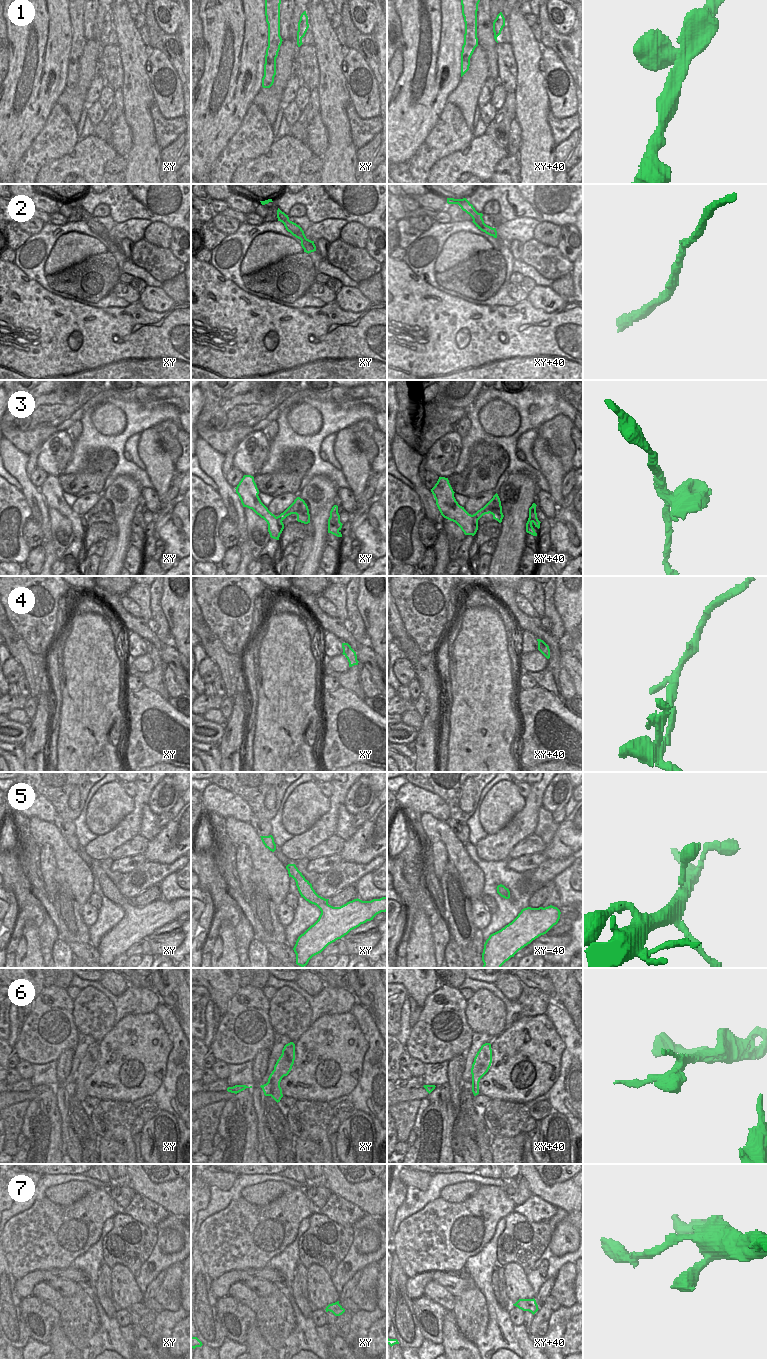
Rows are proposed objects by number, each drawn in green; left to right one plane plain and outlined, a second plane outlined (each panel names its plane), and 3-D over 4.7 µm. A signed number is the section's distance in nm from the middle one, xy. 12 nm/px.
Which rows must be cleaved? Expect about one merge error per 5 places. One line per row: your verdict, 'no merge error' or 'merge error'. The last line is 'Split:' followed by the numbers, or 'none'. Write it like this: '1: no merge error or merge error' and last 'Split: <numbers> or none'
1: no merge error
2: no merge error
3: merge error
4: no merge error
5: no merge error
6: merge error
7: no merge error
Split: 3, 6

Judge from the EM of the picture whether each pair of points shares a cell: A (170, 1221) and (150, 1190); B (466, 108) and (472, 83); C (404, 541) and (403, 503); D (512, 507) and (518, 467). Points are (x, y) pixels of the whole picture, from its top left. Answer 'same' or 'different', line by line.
A: different
B: same
C: same
D: different

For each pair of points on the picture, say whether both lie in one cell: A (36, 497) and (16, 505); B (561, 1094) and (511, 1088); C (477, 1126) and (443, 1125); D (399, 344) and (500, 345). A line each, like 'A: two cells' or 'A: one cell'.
A: two cells
B: two cells
C: two cells
D: one cell

